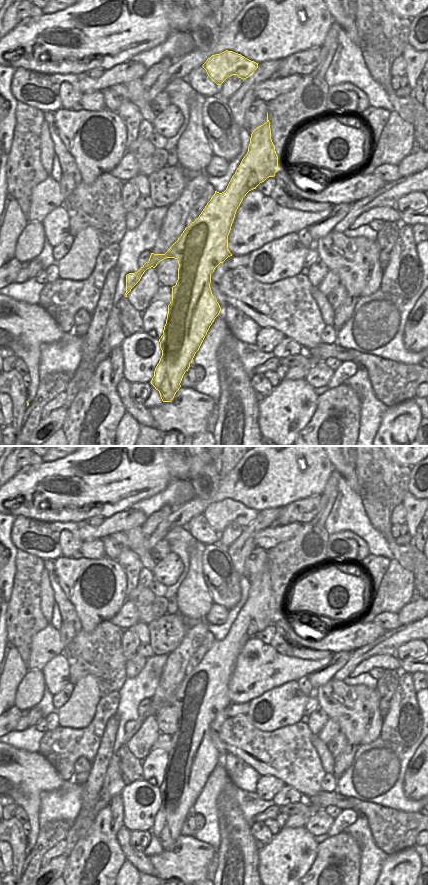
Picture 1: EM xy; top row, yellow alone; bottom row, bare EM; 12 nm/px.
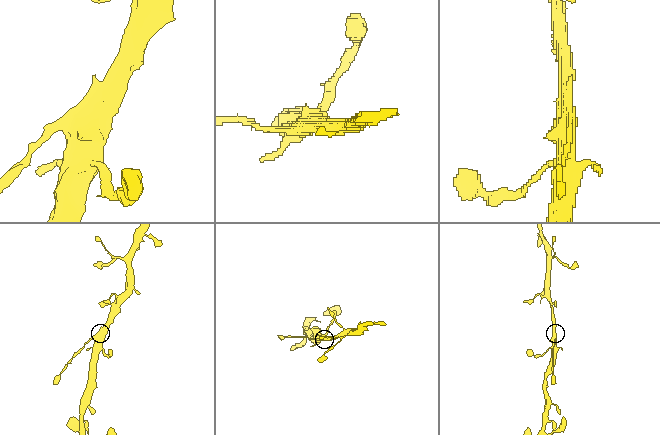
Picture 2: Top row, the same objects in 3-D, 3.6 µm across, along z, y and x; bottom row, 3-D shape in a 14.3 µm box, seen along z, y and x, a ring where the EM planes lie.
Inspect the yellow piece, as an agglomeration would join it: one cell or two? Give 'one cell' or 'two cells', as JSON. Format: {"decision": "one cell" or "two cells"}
{"decision": "two cells"}

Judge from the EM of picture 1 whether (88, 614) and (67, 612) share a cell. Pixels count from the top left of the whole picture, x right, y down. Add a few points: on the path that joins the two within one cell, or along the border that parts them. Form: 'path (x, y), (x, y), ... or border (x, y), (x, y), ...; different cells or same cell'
border (64, 593), (72, 604), (82, 629); different cells

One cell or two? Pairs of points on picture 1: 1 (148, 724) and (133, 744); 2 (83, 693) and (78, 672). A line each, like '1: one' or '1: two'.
1: one
2: two

